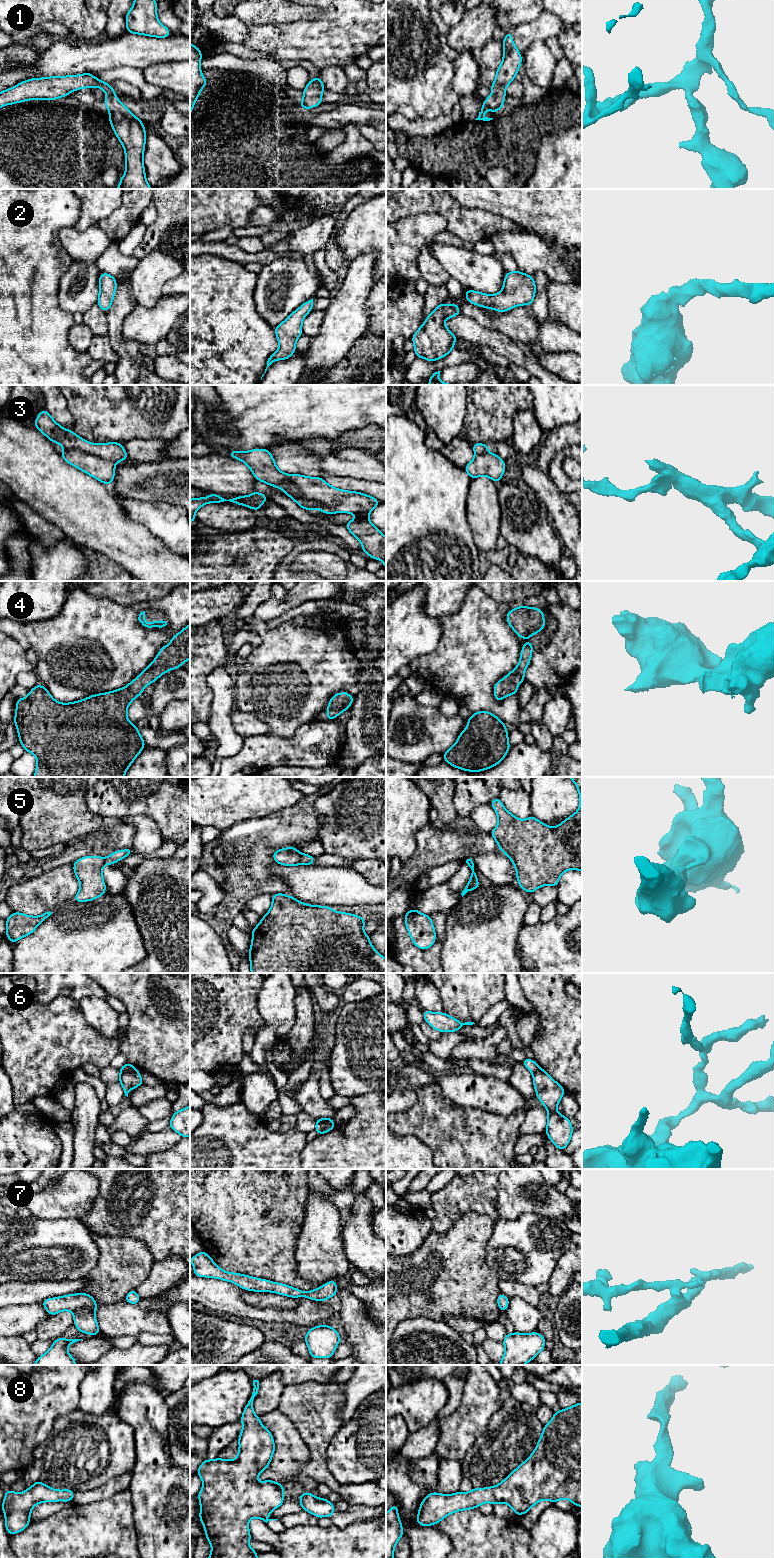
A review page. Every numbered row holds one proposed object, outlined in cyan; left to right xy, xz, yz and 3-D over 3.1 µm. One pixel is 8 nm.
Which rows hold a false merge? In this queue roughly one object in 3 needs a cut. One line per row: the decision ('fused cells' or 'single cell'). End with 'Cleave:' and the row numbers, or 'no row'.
1: single cell
2: single cell
3: fused cells
4: single cell
5: fused cells
6: fused cells
7: single cell
8: single cell
Cleave: 3, 5, 6

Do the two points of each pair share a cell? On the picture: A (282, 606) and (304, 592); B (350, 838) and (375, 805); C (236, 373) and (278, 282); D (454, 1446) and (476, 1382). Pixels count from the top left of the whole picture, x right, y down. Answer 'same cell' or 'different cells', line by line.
A: same cell
B: same cell
C: different cells
D: same cell

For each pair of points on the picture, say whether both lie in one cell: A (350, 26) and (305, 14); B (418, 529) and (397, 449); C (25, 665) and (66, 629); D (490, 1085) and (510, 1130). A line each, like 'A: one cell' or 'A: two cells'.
A: two cells
B: one cell
C: two cells
D: two cells

